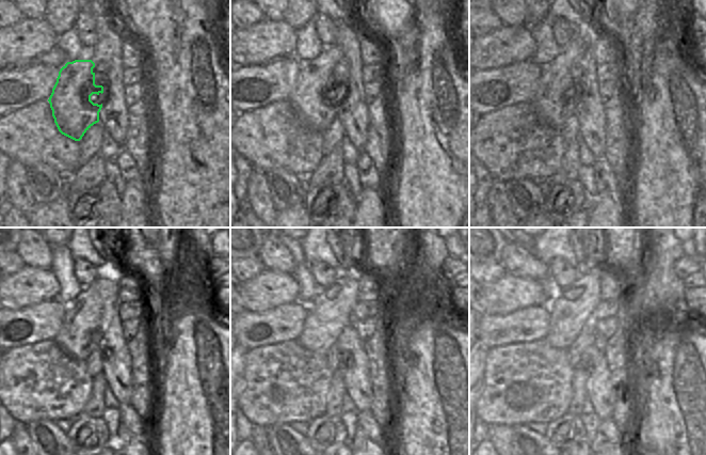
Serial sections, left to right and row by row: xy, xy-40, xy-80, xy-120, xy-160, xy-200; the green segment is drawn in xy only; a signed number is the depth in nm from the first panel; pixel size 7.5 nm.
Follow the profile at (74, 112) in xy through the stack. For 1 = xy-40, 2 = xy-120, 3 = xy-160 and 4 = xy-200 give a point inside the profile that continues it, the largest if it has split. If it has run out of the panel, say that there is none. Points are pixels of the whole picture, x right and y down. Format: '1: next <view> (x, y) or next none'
1: next xy-40 (309, 98)
2: next xy-120 (92, 311)
3: next xy-160 (326, 318)
4: next xy-200 (567, 318)

